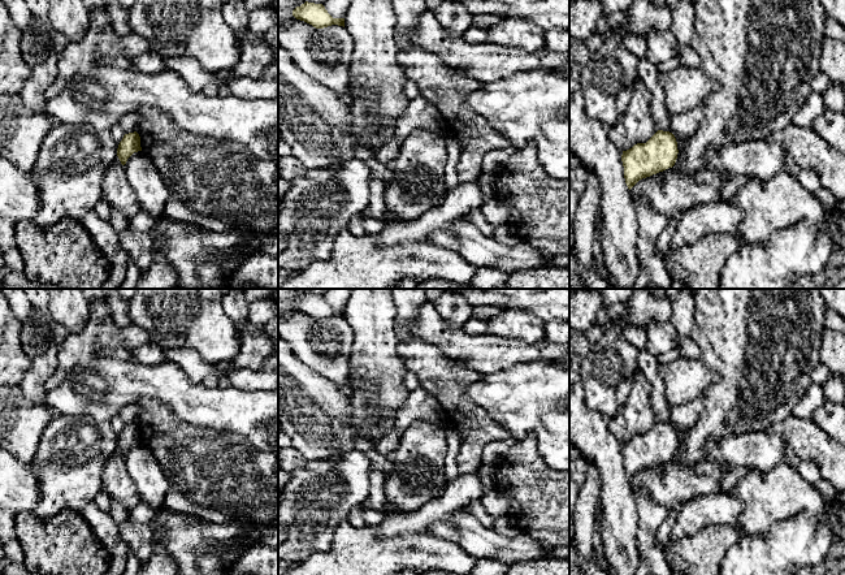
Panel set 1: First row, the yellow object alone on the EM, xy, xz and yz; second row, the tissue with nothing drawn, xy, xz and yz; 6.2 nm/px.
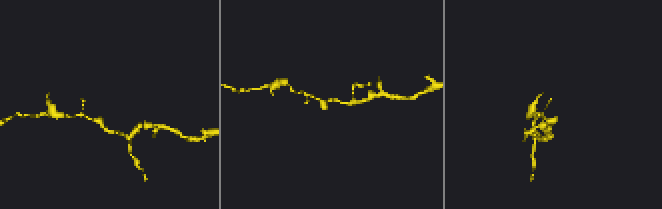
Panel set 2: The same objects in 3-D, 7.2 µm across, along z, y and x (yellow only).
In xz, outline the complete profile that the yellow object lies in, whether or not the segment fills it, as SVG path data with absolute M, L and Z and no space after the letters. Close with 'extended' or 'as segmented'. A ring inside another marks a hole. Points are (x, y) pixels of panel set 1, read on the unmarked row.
M306 293L300 298L292 302L292 307L296 311L304 312L316 320L324 320L332 316L344 319L344 310L333 310L322 295L315 295Z; as segmented

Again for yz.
M658 421L646 435L623 442L624 470L630 481L640 471L672 459L677 450L677 433L672 424Z; as segmented

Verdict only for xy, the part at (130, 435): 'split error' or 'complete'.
complete

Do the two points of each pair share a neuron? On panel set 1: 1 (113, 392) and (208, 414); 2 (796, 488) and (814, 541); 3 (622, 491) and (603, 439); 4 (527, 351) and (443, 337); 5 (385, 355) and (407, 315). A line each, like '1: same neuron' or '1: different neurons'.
1: same neuron
2: different neurons
3: same neuron
4: same neuron
5: different neurons

